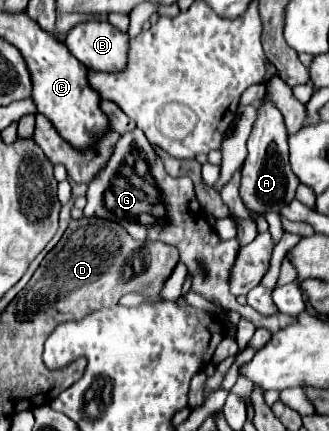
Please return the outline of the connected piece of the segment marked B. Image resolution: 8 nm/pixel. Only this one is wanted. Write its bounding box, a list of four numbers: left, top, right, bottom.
[64,21,128,71]

